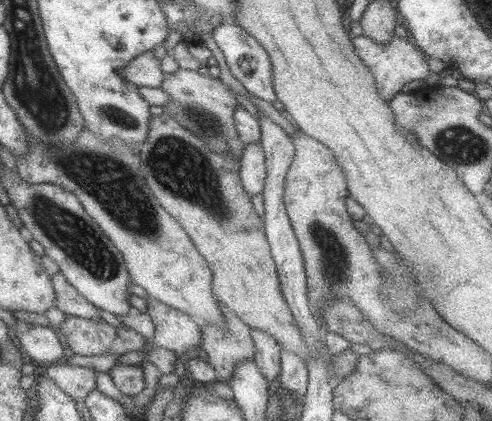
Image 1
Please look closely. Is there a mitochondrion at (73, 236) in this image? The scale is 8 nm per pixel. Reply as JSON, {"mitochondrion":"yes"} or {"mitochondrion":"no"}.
{"mitochondrion":"yes"}

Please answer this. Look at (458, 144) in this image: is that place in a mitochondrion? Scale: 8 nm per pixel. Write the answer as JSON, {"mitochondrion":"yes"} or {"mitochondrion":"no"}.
{"mitochondrion":"yes"}

